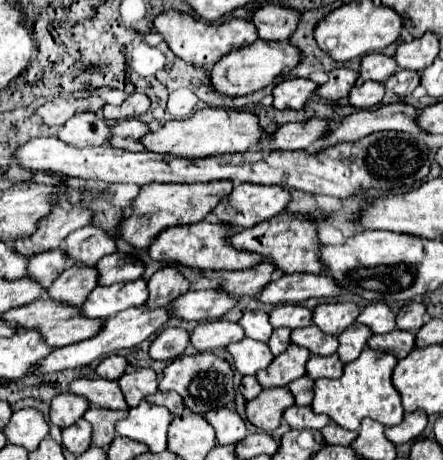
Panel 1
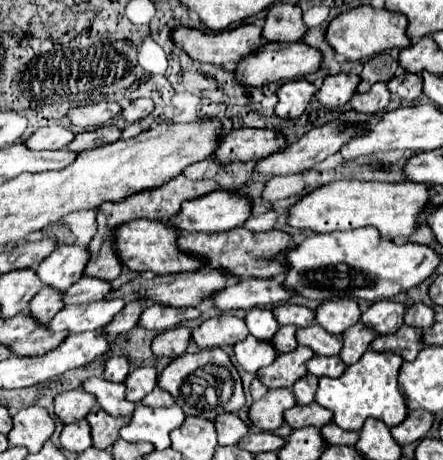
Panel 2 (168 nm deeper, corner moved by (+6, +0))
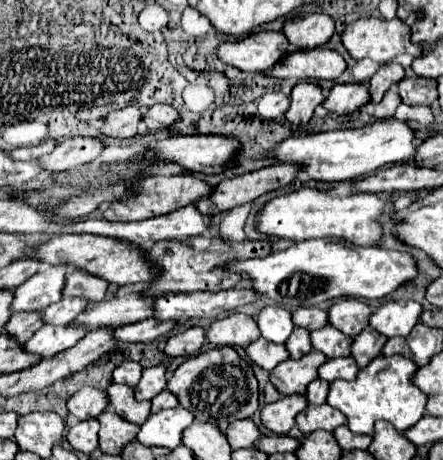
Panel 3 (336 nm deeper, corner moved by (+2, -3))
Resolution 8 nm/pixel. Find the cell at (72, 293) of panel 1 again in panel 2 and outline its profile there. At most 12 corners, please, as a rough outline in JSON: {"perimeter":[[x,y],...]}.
{"perimeter":[[42,287],[30,301],[30,313],[48,325],[64,307],[64,293]]}

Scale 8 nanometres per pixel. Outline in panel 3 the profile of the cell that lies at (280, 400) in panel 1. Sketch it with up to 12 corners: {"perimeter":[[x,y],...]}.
{"perimeter":[[302,394],[284,396],[262,408],[262,424],[288,434],[296,414],[308,406]]}

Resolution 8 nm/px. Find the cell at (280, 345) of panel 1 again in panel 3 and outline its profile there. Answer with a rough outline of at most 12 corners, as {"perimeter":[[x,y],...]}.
{"perimeter":[[294,328],[286,348],[292,358],[312,350],[310,330]]}

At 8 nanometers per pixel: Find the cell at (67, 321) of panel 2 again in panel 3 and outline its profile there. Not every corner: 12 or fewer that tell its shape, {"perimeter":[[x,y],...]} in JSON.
{"perimeter":[[80,324],[42,326],[24,352],[54,358],[84,338]]}

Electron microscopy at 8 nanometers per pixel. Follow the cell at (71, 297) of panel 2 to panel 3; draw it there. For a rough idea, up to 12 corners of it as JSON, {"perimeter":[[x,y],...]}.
{"perimeter":[[62,298],[42,312],[42,322],[70,324],[88,302]]}

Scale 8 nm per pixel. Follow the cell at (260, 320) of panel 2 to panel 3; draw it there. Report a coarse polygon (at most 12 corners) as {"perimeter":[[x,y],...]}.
{"perimeter":[[266,306],[258,328],[266,340],[282,344],[294,330],[292,314]]}

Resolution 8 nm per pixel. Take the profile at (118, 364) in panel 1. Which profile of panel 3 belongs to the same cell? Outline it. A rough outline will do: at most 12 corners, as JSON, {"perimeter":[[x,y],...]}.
{"perimeter":[[124,362],[114,370],[114,382],[140,382],[142,366]]}

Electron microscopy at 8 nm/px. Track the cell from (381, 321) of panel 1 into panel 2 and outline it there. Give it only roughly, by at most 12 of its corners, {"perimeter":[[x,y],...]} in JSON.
{"perimeter":[[376,301],[362,313],[362,323],[376,333],[394,333],[390,315],[398,315],[402,325],[404,307],[398,301]]}

